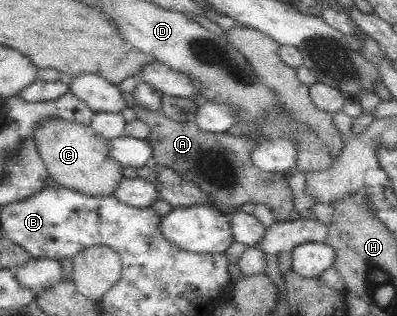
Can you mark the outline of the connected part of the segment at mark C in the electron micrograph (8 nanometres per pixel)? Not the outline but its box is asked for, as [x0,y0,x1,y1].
[33,120,123,196]

